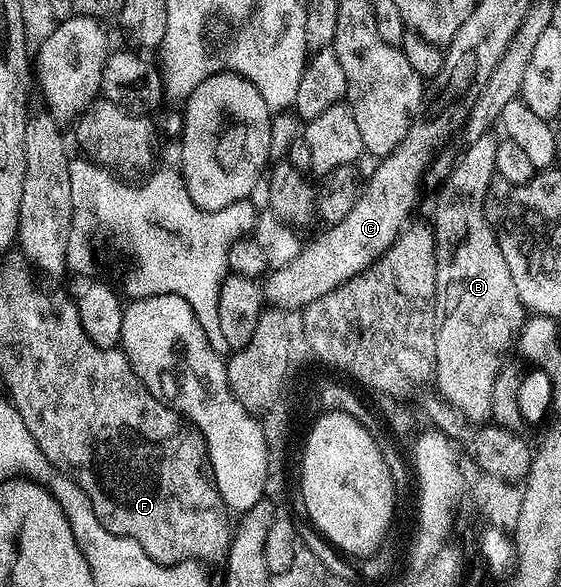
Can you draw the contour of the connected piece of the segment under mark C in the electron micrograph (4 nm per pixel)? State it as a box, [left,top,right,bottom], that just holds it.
[259,66,489,314]

